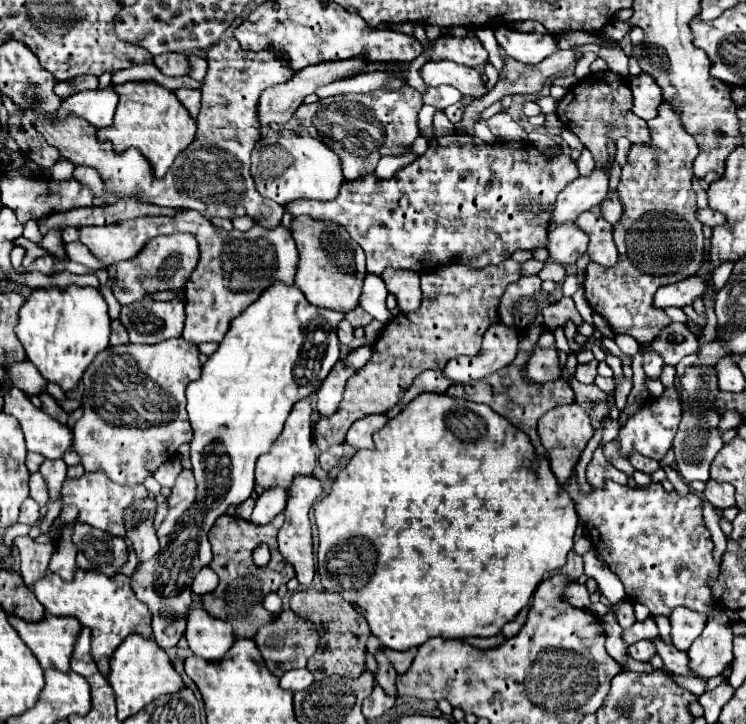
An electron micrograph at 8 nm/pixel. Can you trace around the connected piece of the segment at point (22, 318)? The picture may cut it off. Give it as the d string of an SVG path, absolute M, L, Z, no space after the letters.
M74 284L66 288L48 286L32 290L24 306L18 310L18 326L14 330L28 360L48 382L58 384L66 392L78 386L78 380L94 356L108 348L110 316L106 300L96 288Z

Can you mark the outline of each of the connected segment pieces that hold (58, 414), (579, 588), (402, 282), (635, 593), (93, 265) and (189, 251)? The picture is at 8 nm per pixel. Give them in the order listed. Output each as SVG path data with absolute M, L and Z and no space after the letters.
M44 392L44 394L40 394L40 400L42 400L42 410L46 412L46 414L50 414L52 418L56 418L60 424L66 424L66 418L68 418L68 414L58 406L58 402L48 394L48 392Z
M572 582L570 586L566 586L566 590L564 590L564 598L566 598L566 602L570 602L572 606L576 606L576 608L590 608L590 594L588 594L588 590L586 590L586 586L584 584L580 584L580 582Z
M386 268L380 278L386 282L388 294L396 296L400 310L412 312L412 310L416 310L420 306L422 292L420 292L420 282L418 282L416 272Z
M572 478L562 488L574 500L580 522L584 524L586 532L590 532L598 556L620 578L626 596L630 600L650 608L650 614L670 614L678 606L685 606L702 613L714 610L714 600L708 588L708 580L718 576L718 562L712 556L714 544L710 538L710 530L704 526L702 498L698 498L692 492L688 492L686 496L680 496L676 490L666 492L662 484L654 484L654 482L644 488L640 486L630 488L630 486L606 482L606 490L596 488L588 496L580 492L576 478Z
M72 242L72 244L68 246L68 256L70 256L70 260L80 262L80 264L84 264L84 266L90 268L90 270L106 268L106 266L102 266L102 264L88 252L88 248L86 248L82 242Z
M170 234L162 238L152 238L150 242L146 242L146 246L134 260L130 258L130 262L120 262L116 266L118 282L114 286L114 296L118 298L120 304L132 304L152 292L162 292L170 288L182 290L196 264L198 240L192 234Z

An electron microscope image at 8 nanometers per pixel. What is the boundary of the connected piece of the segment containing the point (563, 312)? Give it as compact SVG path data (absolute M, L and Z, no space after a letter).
M562 298L556 304L544 306L542 318L544 318L544 330L548 330L548 332L554 332L560 326L564 328L566 322L574 322L576 328L582 324L582 316L578 314L572 298Z

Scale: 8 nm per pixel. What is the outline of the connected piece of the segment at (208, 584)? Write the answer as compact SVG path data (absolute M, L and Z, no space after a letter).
M202 568L198 572L198 576L194 578L194 582L192 582L192 592L198 594L198 596L202 596L202 594L212 592L216 586L218 586L216 572L212 568Z

